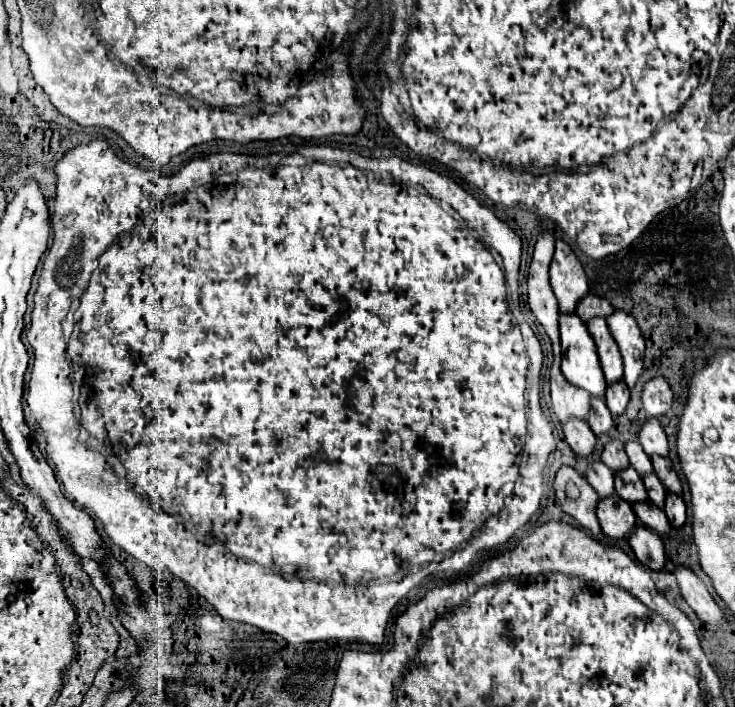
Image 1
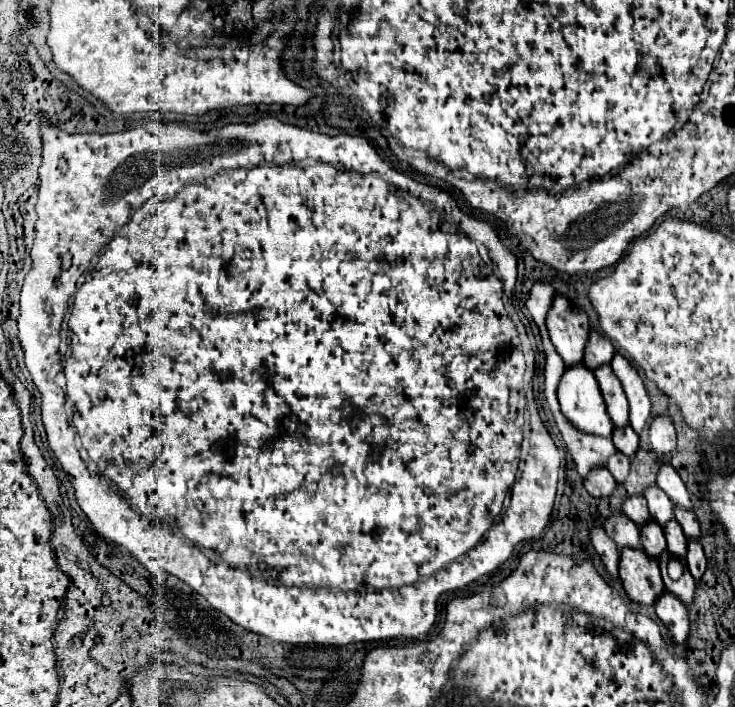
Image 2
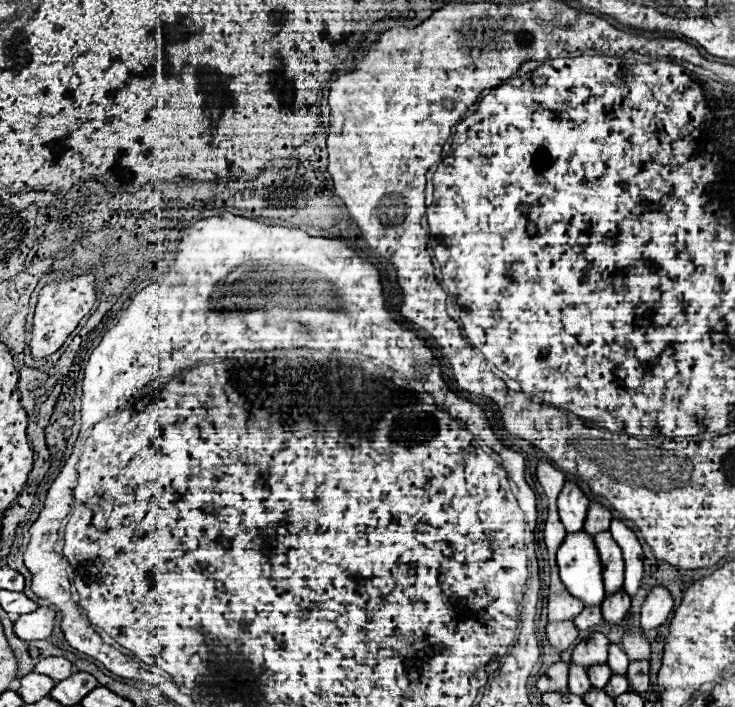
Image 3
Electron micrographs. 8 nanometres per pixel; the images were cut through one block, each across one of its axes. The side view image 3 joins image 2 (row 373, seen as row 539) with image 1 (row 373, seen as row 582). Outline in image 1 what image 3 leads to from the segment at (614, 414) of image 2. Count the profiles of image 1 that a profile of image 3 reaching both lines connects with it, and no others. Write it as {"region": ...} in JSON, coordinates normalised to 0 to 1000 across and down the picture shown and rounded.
{"region":[[[808,450],[805,455],[797,455],[797,458],[800,458],[800,467],[811,484],[824,540],[827,543],[841,540],[846,535],[846,506],[844,506],[844,495],[838,489],[838,481],[833,478],[833,472],[824,461],[824,453]]]}

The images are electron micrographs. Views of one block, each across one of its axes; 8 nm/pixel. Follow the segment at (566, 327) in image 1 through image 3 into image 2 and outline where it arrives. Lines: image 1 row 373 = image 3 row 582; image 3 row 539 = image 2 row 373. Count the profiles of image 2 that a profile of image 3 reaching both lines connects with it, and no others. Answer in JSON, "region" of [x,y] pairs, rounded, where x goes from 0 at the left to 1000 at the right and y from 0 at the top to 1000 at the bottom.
{"region":[[[792,515],[784,523],[770,523],[759,546],[759,569],[765,586],[789,611],[822,620],[833,617],[833,597],[805,523],[795,523]]]}

